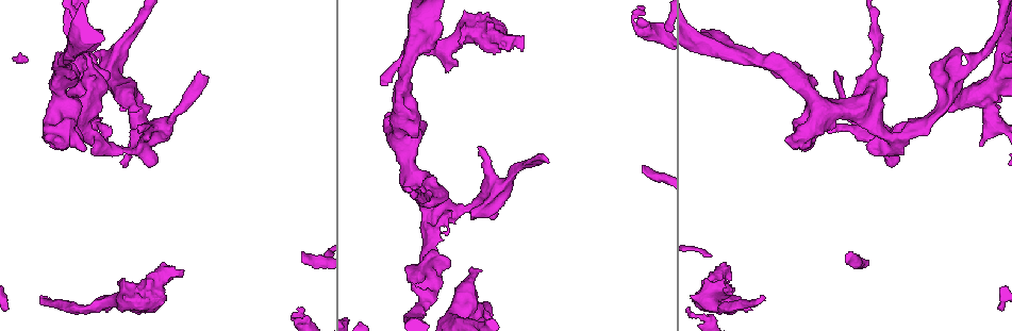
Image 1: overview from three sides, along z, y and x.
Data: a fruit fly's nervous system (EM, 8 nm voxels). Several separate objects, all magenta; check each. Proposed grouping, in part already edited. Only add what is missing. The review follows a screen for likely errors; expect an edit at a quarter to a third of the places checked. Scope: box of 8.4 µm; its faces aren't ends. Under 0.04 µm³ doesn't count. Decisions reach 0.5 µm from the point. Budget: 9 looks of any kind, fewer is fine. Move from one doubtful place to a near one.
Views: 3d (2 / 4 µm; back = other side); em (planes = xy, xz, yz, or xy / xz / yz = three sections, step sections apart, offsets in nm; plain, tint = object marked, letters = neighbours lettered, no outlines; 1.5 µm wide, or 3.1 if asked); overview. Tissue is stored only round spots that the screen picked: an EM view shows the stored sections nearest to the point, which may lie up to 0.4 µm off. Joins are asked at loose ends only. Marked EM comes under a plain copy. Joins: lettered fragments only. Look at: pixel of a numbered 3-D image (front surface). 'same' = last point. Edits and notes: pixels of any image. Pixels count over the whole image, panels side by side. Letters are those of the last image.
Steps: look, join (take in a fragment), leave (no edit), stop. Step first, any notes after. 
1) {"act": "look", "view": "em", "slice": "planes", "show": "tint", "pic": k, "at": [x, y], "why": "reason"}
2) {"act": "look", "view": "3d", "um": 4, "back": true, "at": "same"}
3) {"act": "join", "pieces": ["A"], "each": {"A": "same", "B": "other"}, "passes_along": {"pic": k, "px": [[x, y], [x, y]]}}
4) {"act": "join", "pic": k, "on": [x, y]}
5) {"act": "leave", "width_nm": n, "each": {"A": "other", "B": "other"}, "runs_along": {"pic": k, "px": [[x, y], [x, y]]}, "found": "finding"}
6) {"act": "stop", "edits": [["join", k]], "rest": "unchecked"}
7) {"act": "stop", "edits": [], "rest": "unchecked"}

{"act": "look", "view": "em", "slice": "yz", "step": 4, "show": "tint", "pic": 1, "at": [949, 110], "why": "an open end"}

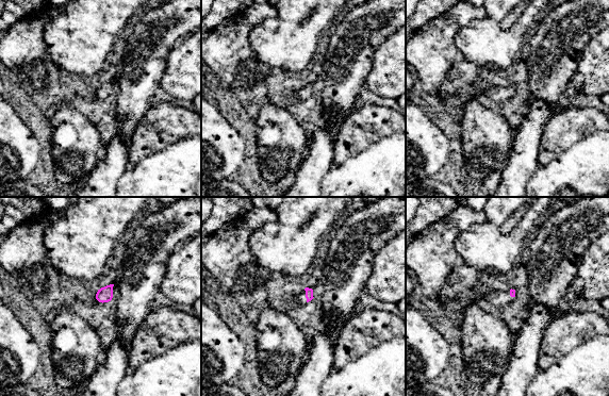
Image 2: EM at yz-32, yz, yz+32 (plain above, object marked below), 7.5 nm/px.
{"act": "look", "view": "em", "slice": "planes", "show": "letters", "at": "same", "why": "cut it another way"}

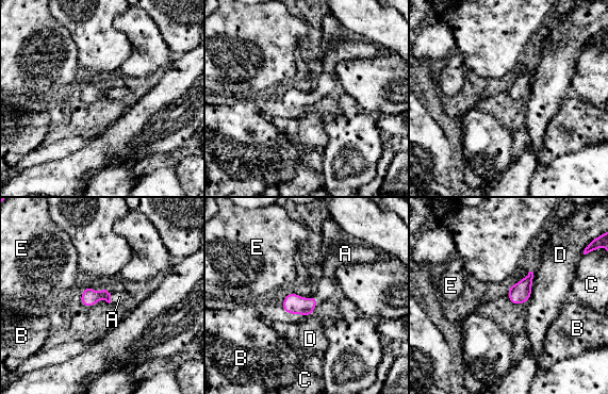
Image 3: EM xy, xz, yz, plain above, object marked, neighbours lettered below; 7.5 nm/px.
{"act": "join", "pieces": ["A"], "each": {"A": "same", "B": "other", "C": "other", "D": "other", "E": "other"}, "passes_along": {"pic": 3, "px": [[89, 297], [110, 298], [119, 297]]}, "found": "the cell continues"}

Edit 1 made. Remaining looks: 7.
{"act": "look", "view": "overview"}

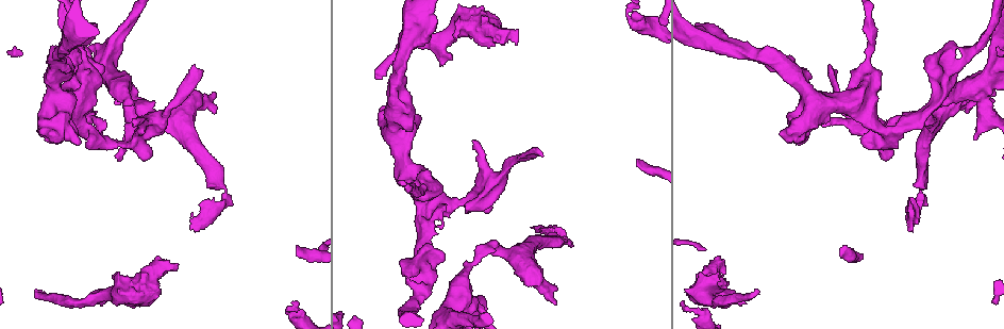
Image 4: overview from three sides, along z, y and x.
{"act": "look", "view": "3d", "um": 4, "back": true, "pic": 4, "at": [535, 148], "why": "an open end"}

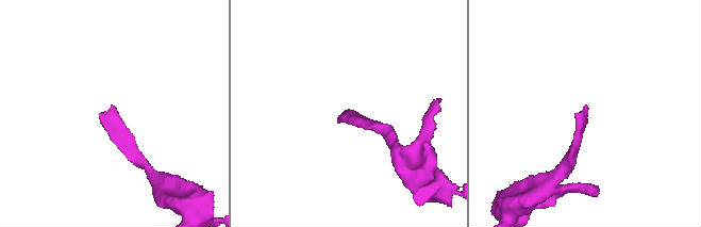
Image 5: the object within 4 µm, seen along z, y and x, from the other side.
{"act": "look", "view": "em", "slice": "planes", "show": "letters", "pic": 5, "at": [349, 114]}

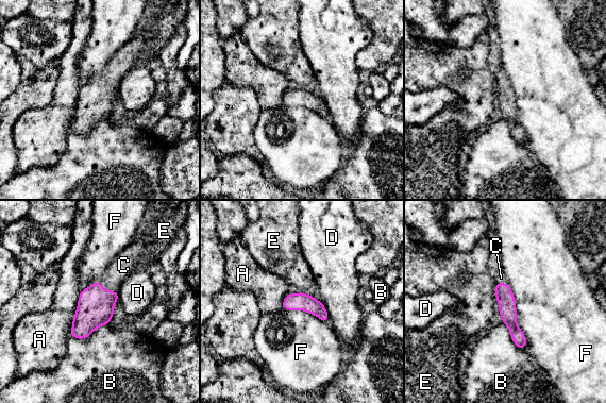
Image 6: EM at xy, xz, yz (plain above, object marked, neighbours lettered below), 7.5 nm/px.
{"act": "join", "pieces": ["C"], "each": {"A": "other", "B": "other", "C": "same", "D": "other", "E": "other", "F": "other"}, "passes_along": {"pic": 6, "px": [[96, 304], [107, 290], [123, 265]]}, "found": "it goes on there"}

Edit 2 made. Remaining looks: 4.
{"act": "look", "view": "overview", "why": "redraw"}

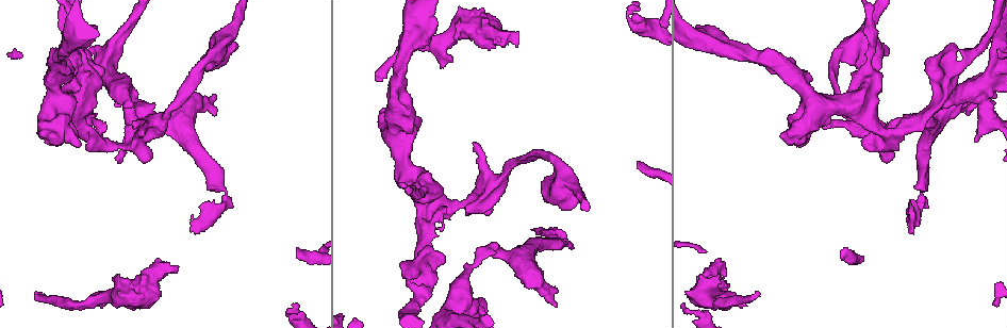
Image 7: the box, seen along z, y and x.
{"act": "look", "view": "em", "slice": "xy", "step": 4, "show": "tint", "pic": 7, "at": [376, 79], "why": "an open end"}

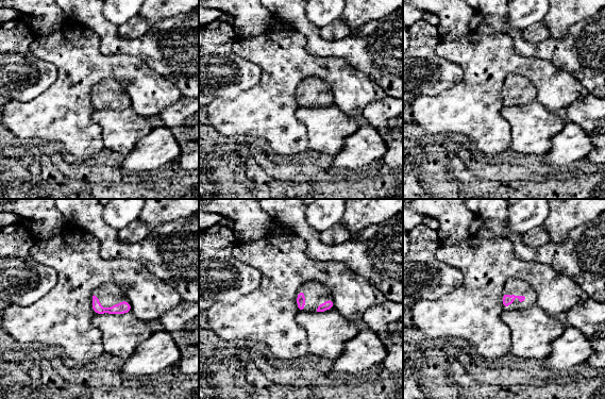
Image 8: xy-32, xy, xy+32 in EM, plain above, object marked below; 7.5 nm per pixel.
{"act": "look", "view": "em", "slice": "yz", "step": 4, "show": "letters", "at": "same"}

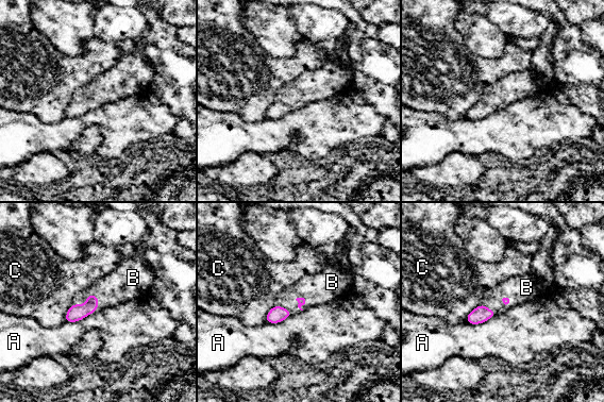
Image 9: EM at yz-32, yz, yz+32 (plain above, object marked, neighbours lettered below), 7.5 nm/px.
{"act": "join", "pieces": ["B"], "each": {"A": "other", "B": "same", "C": "other"}, "passes_along": {"pic": 9, "px": [[76, 313], [86, 299], [117, 287]]}, "found": "it goes on there"}

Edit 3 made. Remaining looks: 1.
{"act": "stop", "edits": [["join", 3], ["join", 6], ["join", 9]], "rest": "unchecked"}

